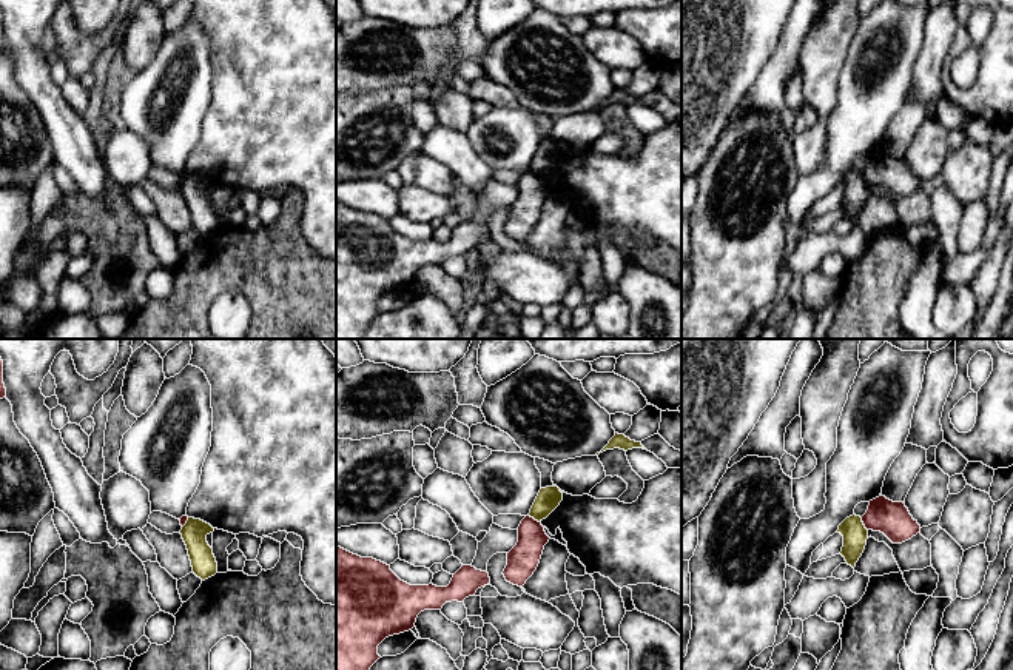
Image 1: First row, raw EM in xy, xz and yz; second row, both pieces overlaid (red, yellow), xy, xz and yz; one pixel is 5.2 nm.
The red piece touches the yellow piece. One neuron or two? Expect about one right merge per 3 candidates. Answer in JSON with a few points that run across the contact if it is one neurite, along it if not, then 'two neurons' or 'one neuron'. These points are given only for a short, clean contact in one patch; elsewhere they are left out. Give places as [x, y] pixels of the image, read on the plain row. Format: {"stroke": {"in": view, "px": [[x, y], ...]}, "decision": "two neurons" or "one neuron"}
{"stroke": {"in": "yz", "px": [[861, 173], [867, 185]]}, "decision": "two neurons"}

